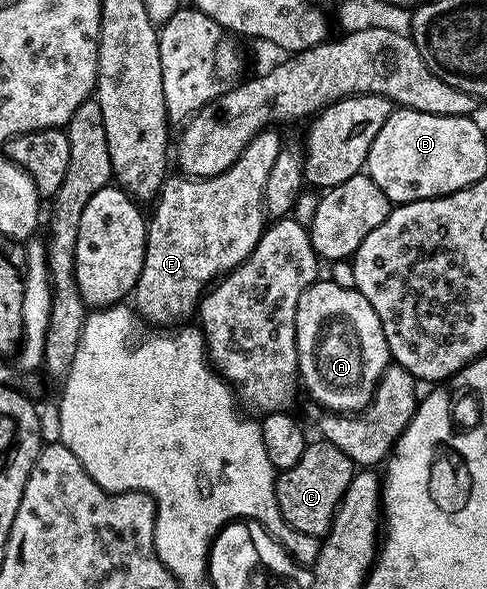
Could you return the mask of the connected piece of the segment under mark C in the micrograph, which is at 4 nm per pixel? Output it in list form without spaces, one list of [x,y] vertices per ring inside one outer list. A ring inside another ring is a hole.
[[[326,441],[308,442],[305,453],[301,453],[301,461],[287,471],[279,471],[275,476],[275,492],[277,493],[277,509],[281,509],[281,517],[293,529],[306,535],[326,535],[331,528],[333,517],[341,505],[341,497],[345,497],[345,489],[349,489],[349,481],[353,481],[357,465],[337,445]]]

